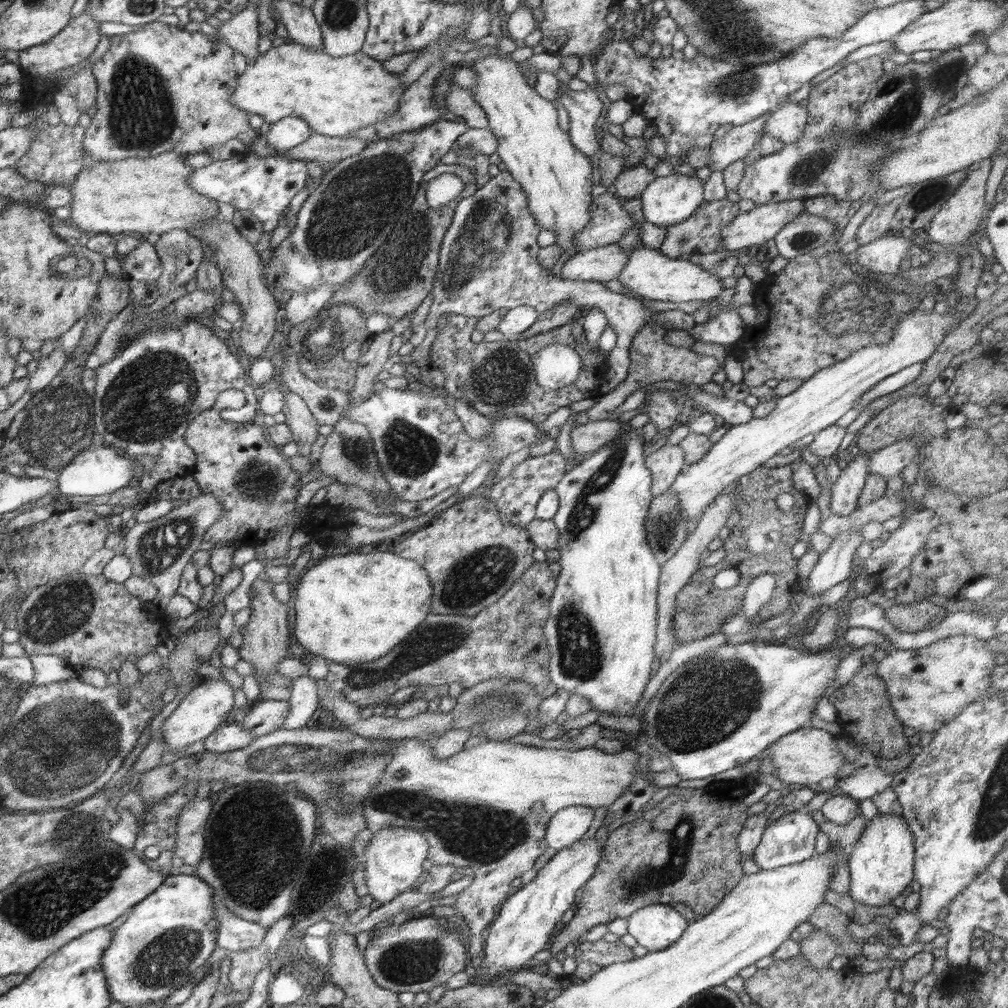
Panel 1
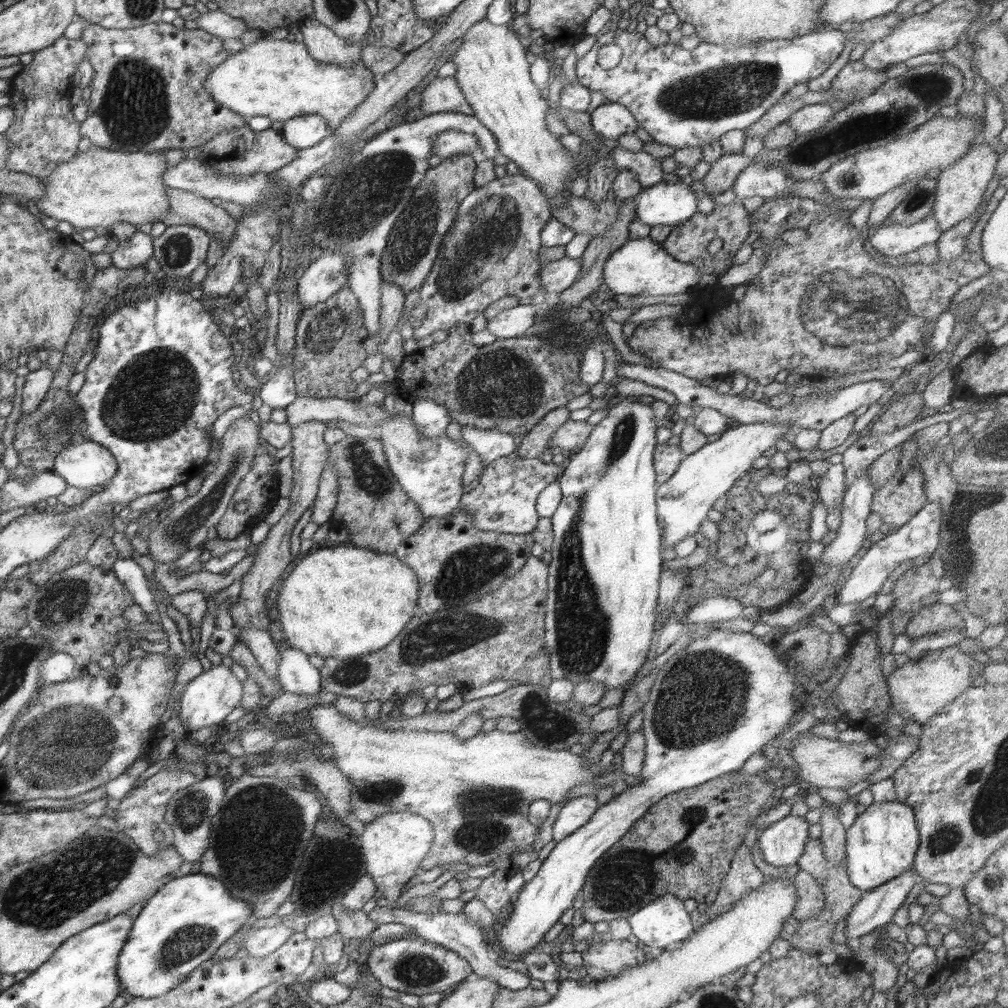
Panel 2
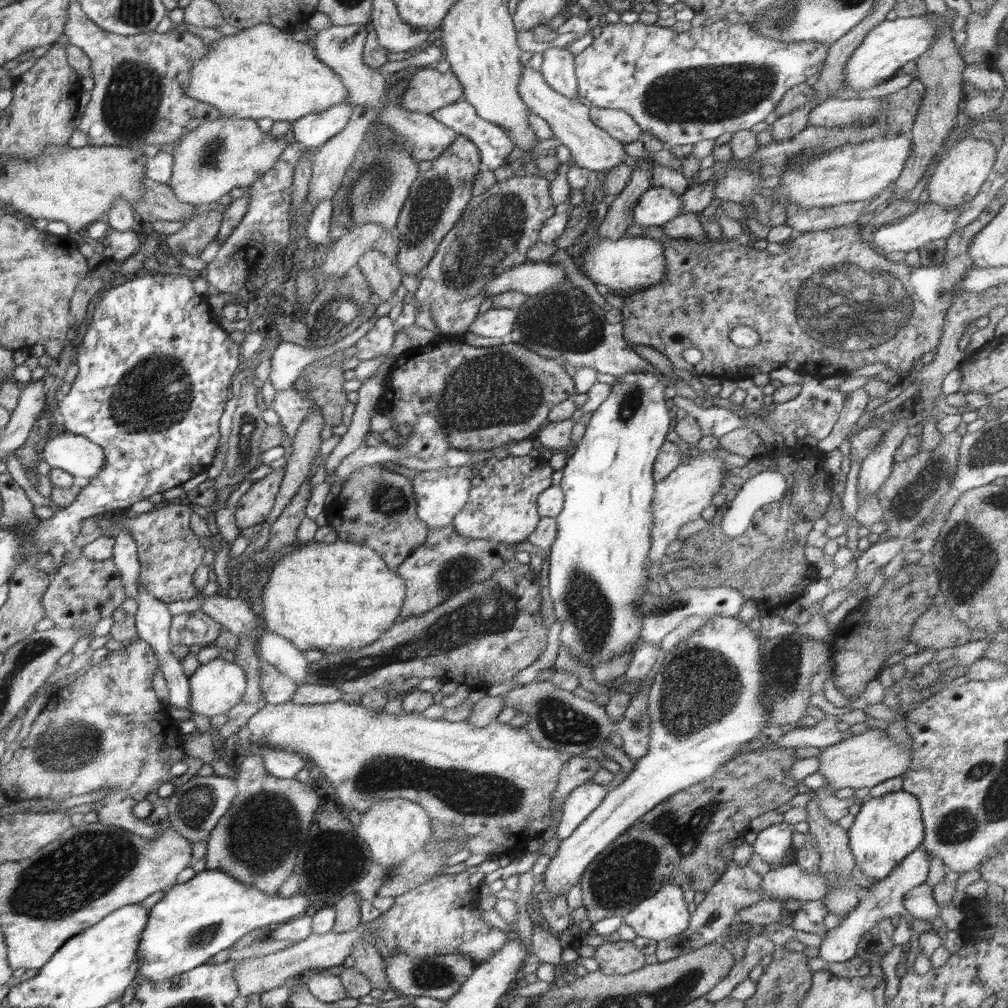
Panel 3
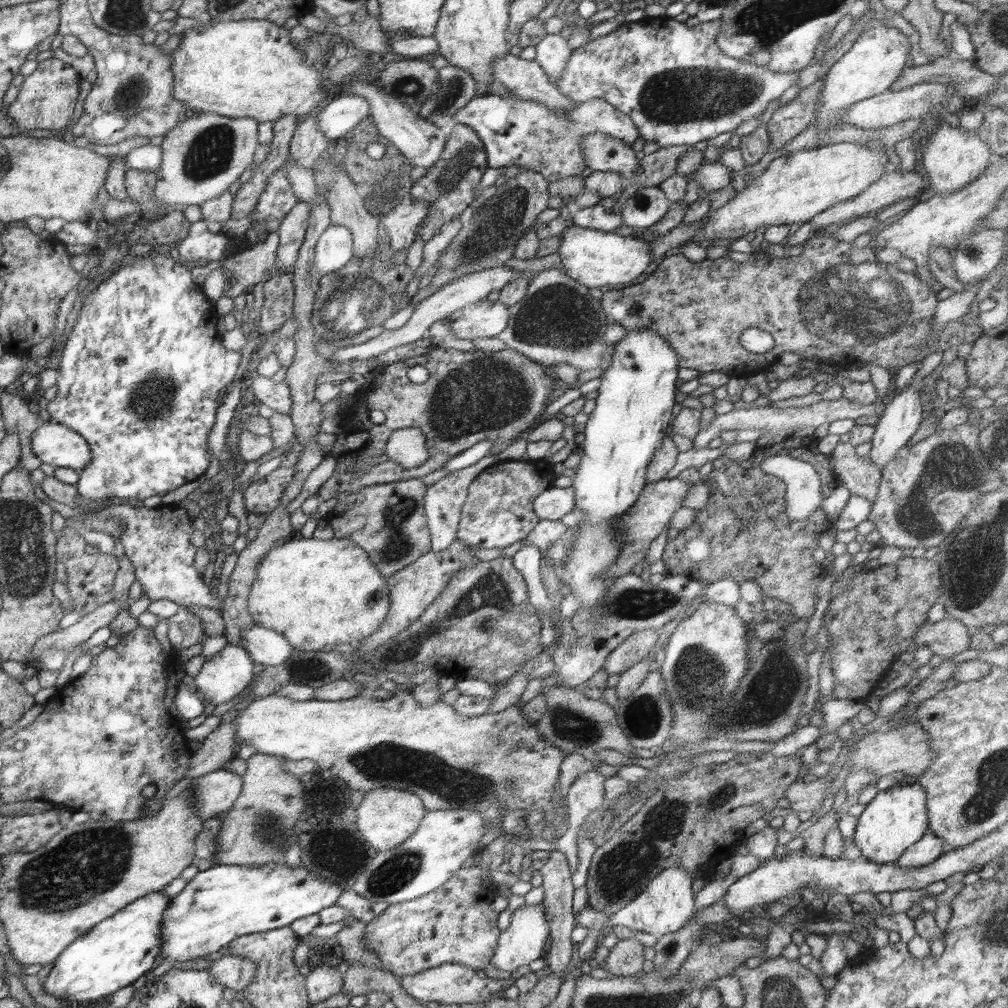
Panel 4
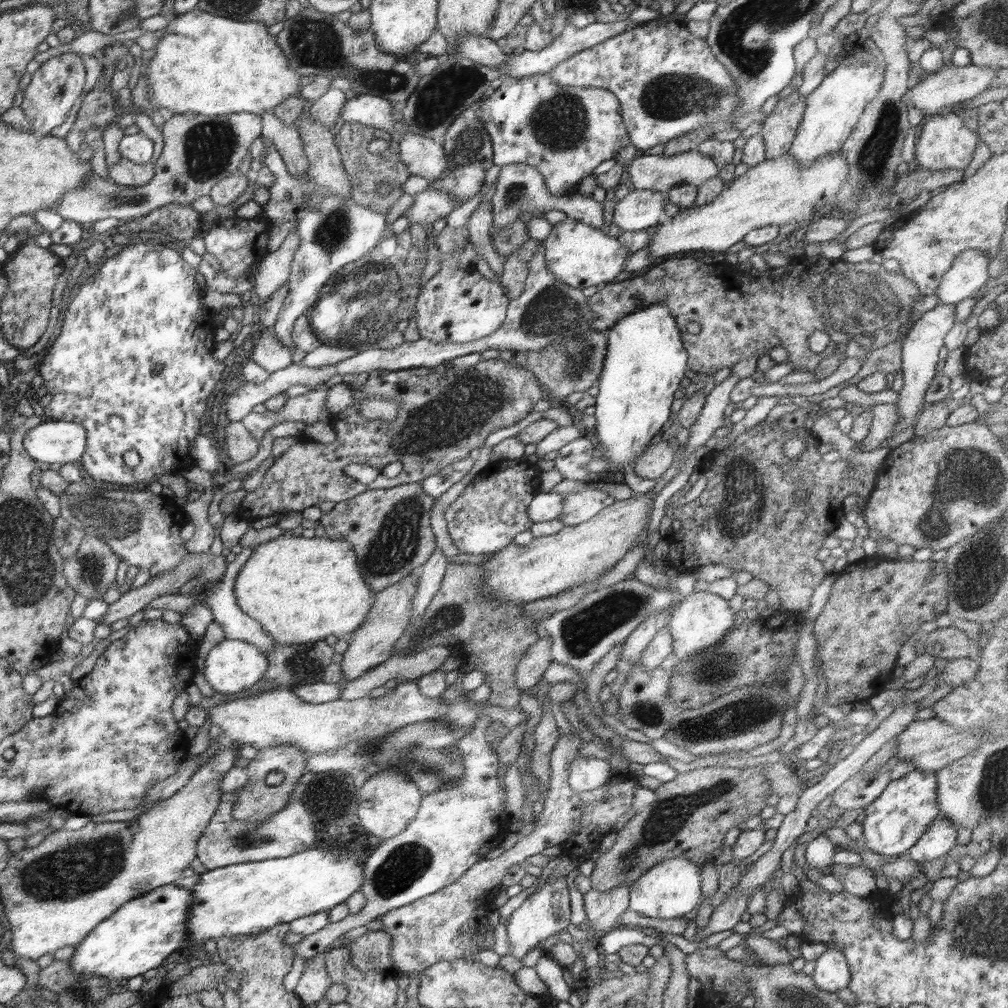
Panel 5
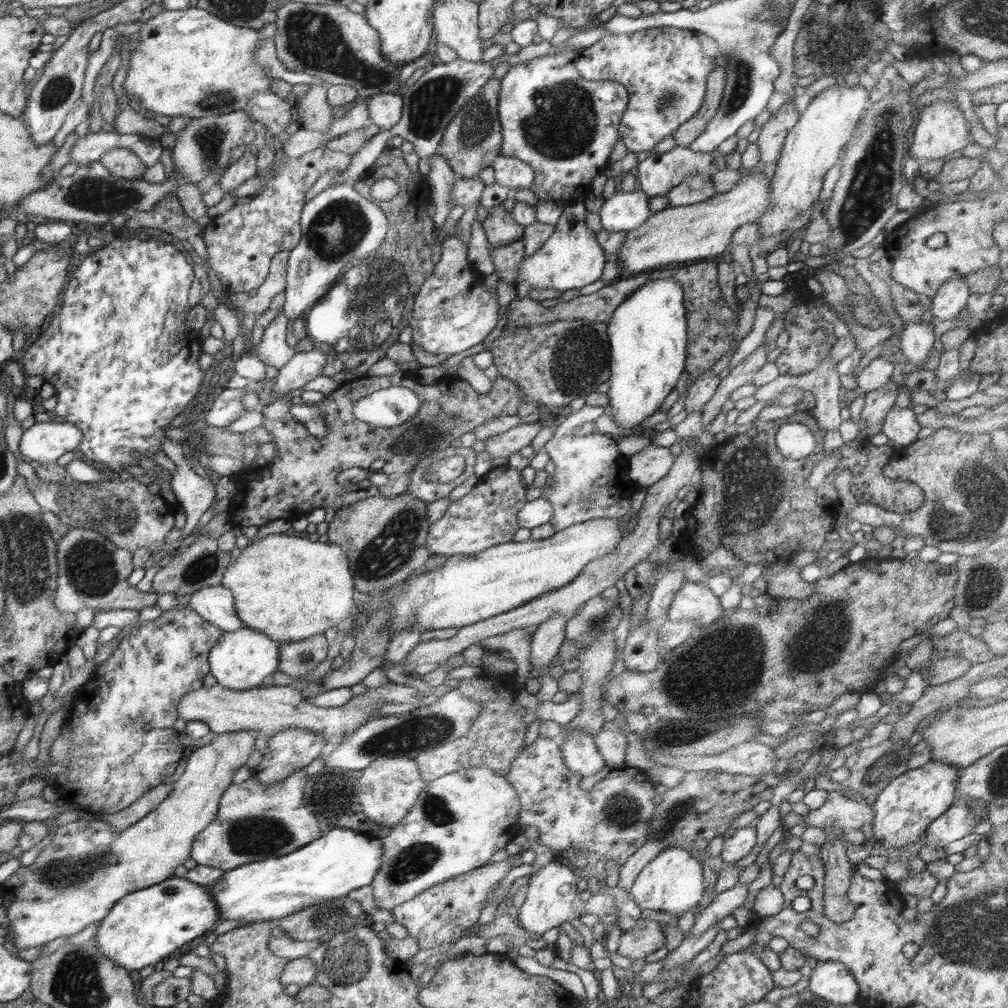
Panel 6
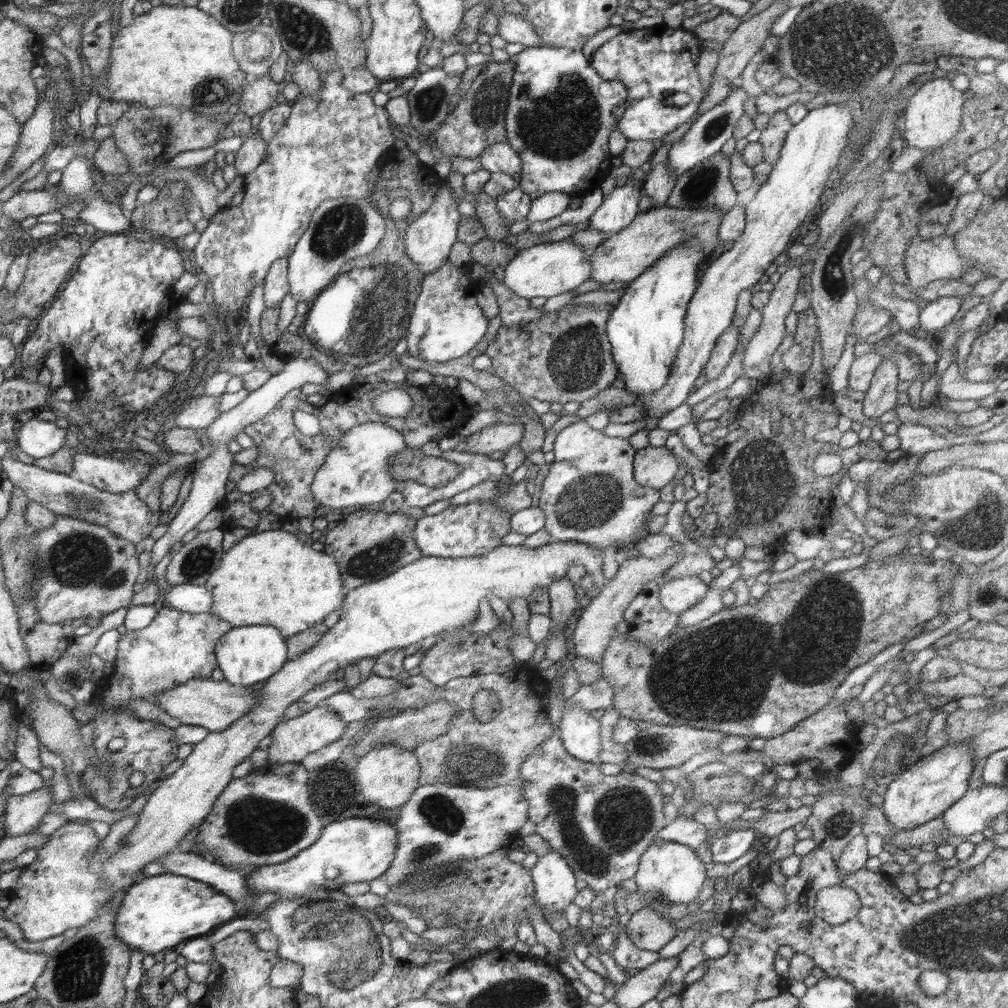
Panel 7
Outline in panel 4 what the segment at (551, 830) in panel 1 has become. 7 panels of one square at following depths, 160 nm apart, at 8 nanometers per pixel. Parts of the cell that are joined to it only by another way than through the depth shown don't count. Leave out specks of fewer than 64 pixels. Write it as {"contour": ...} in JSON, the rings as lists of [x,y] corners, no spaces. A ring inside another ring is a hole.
{"contour":[[[596,768],[578,776],[568,789],[565,796],[567,805],[567,829],[558,838],[556,844],[548,844],[544,850],[561,850],[569,862],[571,872],[574,873],[578,865],[576,840],[580,826],[594,810],[598,810],[604,804],[605,777],[599,774]]]}

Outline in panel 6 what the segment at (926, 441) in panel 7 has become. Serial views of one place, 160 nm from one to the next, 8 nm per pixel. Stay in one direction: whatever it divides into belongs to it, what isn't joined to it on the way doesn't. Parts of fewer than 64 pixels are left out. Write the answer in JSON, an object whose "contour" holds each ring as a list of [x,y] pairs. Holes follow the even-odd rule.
{"contour":[[[894,406],[885,416],[881,432],[894,441],[892,448],[900,448],[910,446],[912,442],[918,440],[918,431],[921,428],[912,406],[903,409]]]}

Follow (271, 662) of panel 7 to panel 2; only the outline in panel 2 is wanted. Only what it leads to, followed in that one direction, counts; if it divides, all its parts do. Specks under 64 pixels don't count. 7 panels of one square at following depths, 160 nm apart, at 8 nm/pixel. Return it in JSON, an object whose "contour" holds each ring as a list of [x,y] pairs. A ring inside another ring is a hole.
{"contour":[[[214,665],[186,684],[180,697],[179,719],[188,724],[188,732],[196,732],[204,726],[224,723],[224,718],[237,708],[240,700],[242,700],[242,682],[236,680],[236,676],[230,672],[230,668],[226,668],[226,665]]]}

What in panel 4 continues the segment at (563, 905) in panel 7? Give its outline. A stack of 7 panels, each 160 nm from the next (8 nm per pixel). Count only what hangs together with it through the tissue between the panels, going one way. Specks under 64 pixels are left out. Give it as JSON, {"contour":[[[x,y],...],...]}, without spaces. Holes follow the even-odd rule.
{"contour":[[[541,904],[534,906],[522,905],[512,914],[510,927],[502,931],[498,946],[491,960],[492,965],[499,971],[512,973],[521,966],[529,966],[534,960],[543,958],[548,947],[549,926]]]}

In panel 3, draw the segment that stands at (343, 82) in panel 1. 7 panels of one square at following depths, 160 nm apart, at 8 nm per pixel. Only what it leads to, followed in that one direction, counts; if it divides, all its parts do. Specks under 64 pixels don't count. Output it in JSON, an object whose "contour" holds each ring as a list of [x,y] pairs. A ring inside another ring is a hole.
{"contour":[[[258,24],[240,30],[234,36],[222,36],[219,41],[208,42],[206,57],[196,62],[192,69],[188,95],[200,102],[217,107],[224,117],[238,117],[258,120],[288,120],[294,122],[307,114],[320,113],[342,104],[348,97],[348,90],[342,80],[326,64],[318,60],[310,42],[294,40],[293,33],[285,32],[270,24]]]}

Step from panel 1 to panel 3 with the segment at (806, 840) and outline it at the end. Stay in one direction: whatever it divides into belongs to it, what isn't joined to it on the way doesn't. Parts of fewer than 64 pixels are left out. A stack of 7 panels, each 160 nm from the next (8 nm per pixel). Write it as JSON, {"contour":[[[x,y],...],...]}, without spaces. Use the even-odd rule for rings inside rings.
{"contour":[[[785,821],[761,830],[752,844],[754,852],[759,854],[769,865],[772,862],[782,863],[784,856],[794,848],[792,831],[793,826]]]}

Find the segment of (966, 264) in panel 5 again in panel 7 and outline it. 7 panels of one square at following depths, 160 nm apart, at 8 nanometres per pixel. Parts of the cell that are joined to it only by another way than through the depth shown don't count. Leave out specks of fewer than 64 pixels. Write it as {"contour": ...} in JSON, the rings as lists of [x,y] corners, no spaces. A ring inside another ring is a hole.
{"contour":[[[940,296],[936,301],[930,302],[919,316],[919,336],[925,338],[935,337],[946,324],[954,320],[960,312],[961,300],[955,296]]]}

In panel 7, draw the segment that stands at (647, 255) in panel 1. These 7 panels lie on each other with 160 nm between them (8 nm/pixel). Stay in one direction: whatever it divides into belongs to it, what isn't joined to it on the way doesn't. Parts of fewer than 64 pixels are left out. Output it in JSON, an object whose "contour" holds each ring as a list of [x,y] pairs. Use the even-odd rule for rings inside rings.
{"contour":[[[570,237],[560,241],[543,242],[528,249],[517,251],[517,255],[505,266],[503,283],[516,296],[524,299],[557,296],[574,291],[590,279],[591,252],[576,244]]]}

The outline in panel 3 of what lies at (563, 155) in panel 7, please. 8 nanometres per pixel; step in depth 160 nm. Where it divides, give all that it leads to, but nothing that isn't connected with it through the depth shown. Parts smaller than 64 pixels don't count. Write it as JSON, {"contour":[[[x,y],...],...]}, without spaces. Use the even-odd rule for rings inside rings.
{"contour":[[[466,100],[443,106],[432,115],[458,135],[470,139],[480,152],[481,163],[491,171],[507,164],[511,152],[516,148],[510,135],[501,126],[481,119],[474,106]],[[590,107],[590,120],[612,138],[630,144],[642,138],[638,123],[623,109]]]}

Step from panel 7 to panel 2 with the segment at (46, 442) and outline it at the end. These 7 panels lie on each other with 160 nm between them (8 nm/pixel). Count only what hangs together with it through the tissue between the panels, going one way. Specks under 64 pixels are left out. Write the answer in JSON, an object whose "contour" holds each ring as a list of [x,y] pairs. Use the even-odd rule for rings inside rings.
{"contour":[[[88,441],[61,450],[57,454],[53,471],[56,475],[63,477],[69,487],[86,490],[110,483],[114,479],[114,475],[117,474],[117,459],[114,458],[109,447]]]}

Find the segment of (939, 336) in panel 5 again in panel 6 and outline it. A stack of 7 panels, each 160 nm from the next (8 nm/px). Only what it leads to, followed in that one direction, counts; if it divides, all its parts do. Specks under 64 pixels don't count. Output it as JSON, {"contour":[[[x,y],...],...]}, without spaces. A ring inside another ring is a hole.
{"contour":[[[911,320],[904,324],[904,329],[899,336],[900,346],[904,356],[912,364],[923,366],[925,360],[929,358],[936,333],[934,327],[929,322]]]}

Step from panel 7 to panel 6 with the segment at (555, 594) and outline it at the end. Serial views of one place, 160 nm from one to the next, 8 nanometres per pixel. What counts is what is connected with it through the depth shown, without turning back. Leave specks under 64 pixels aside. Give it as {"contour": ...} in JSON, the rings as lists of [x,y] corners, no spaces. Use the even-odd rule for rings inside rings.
{"contour":[[[563,615],[552,616],[533,633],[529,654],[529,663],[532,668],[530,672],[536,675],[541,674],[556,658],[562,642],[567,640],[566,622],[568,619]]]}

